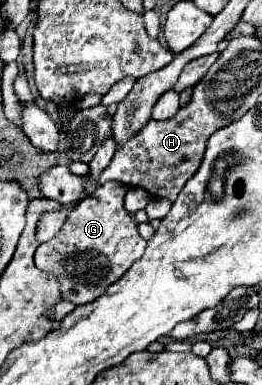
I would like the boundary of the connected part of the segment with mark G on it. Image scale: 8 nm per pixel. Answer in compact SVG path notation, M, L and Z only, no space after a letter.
M109 181L101 185L91 197L77 203L63 229L35 251L35 265L51 273L61 287L61 299L83 305L103 295L121 275L143 255L145 239L137 233L135 219L125 211L125 185Z

